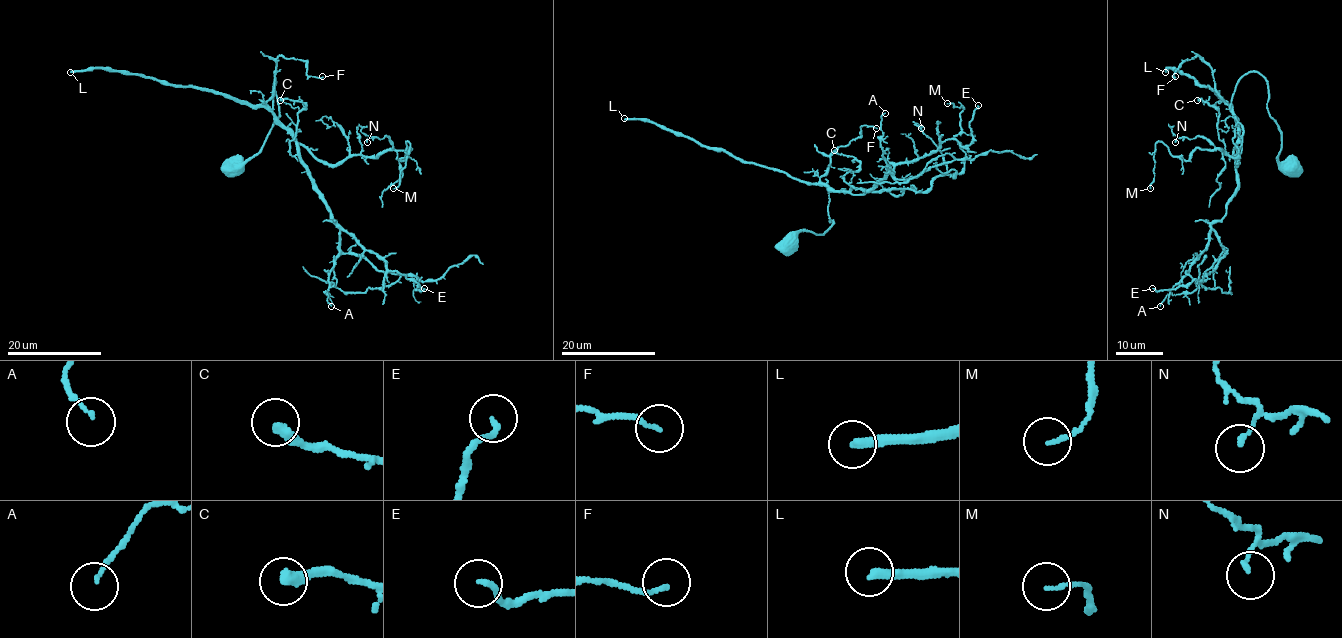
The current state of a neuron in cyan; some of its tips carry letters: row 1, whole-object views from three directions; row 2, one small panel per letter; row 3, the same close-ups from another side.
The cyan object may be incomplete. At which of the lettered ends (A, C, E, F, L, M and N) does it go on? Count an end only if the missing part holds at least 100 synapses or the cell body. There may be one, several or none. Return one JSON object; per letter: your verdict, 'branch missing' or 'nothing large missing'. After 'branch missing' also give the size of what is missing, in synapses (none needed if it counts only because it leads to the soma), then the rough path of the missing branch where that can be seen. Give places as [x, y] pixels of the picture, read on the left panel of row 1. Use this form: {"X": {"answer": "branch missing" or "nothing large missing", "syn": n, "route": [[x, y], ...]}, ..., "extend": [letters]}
{"A": {"answer": "nothing large missing"}, "C": {"answer": "nothing large missing"}, "E": {"answer": "nothing large missing"}, "F": {"answer": "nothing large missing"}, "L": {"answer": "branch missing", "syn": 180}, "M": {"answer": "nothing large missing"}, "N": {"answer": "nothing large missing"}, "extend": ["L"]}

